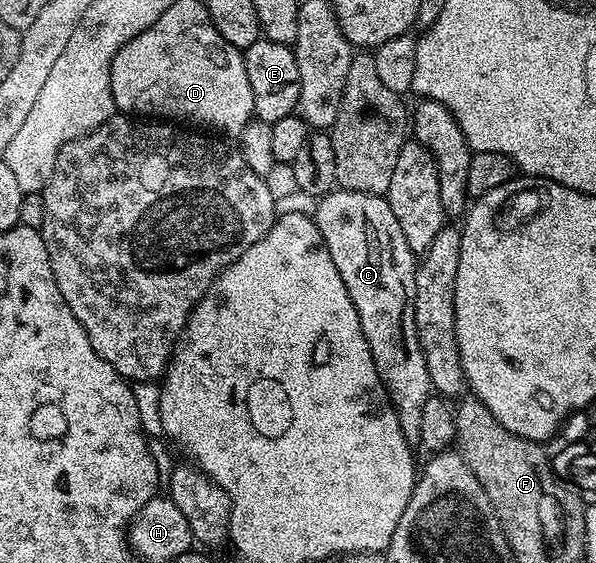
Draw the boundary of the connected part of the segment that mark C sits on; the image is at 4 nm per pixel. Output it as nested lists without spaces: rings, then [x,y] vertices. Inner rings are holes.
[[[339,188],[328,192],[326,196],[318,197],[316,204],[319,205],[313,211],[315,225],[329,250],[333,266],[337,266],[341,274],[341,282],[345,282],[345,290],[349,290],[349,298],[357,310],[357,318],[361,318],[361,330],[365,334],[365,342],[369,342],[373,366],[377,366],[377,374],[387,397],[391,399],[397,422],[401,422],[401,430],[408,442],[418,441],[421,434],[422,406],[427,397],[432,395],[433,389],[415,325],[416,253],[411,251],[405,234],[401,234],[401,226],[397,218],[393,218],[393,210],[383,196]]]

